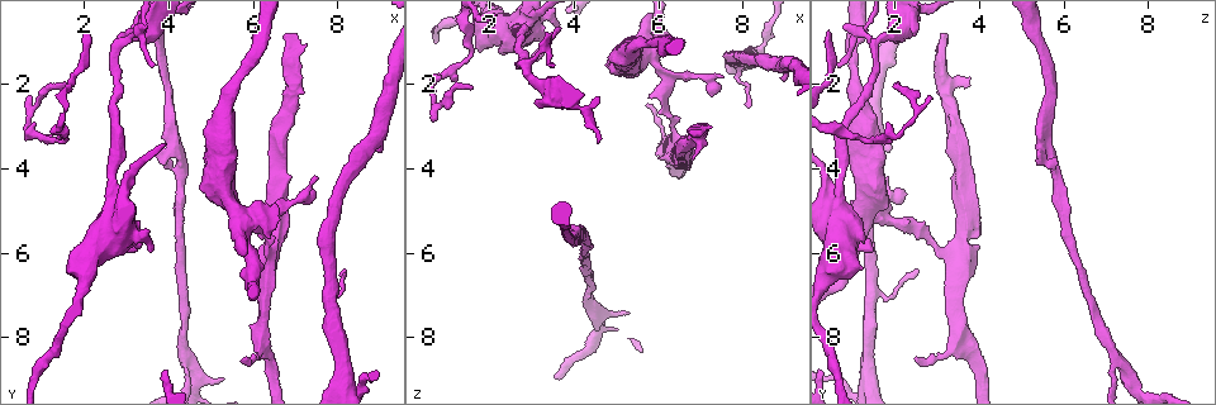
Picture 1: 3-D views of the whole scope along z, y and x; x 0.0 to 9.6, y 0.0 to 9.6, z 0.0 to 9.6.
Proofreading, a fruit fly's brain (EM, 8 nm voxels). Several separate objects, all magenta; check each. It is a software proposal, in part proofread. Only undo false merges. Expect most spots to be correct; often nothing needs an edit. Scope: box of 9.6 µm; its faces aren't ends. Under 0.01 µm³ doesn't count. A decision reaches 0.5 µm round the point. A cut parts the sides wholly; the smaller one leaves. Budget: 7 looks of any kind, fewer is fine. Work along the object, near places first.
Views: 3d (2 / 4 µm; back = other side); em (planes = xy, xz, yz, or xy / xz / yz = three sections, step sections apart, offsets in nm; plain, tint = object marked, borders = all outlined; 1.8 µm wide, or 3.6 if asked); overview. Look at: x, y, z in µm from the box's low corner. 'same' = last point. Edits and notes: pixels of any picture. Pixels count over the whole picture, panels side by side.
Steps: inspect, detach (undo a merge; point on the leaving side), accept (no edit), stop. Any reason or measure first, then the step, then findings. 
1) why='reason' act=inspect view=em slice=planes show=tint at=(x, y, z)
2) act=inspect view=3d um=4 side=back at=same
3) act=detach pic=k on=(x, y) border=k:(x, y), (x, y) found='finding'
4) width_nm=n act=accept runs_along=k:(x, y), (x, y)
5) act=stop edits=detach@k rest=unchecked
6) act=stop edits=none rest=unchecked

why='thick turns thin' act=inspect view=3d um=2 side=back at=(5.80, 5.15, 1.30)

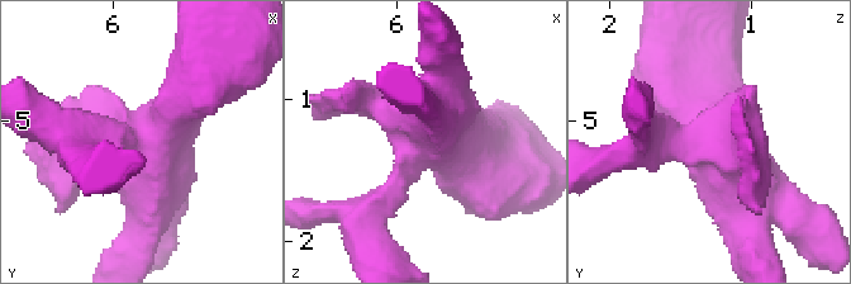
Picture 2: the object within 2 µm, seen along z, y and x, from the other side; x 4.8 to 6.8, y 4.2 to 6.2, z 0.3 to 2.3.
why='need the tissue' act=inspect view=em slice=planes show=borders at=(5.74, 5.18, 1.26)

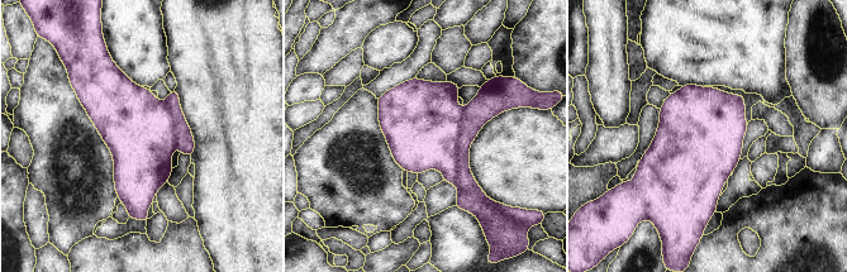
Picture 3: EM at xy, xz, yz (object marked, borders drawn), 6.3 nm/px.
act=detach pic=3 on=(184, 138) part_leaving=3:(484, 89), (464, 141), (460, 203) found='two neurons meet here'

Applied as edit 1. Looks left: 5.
why='redraw' act=inspect view=overview

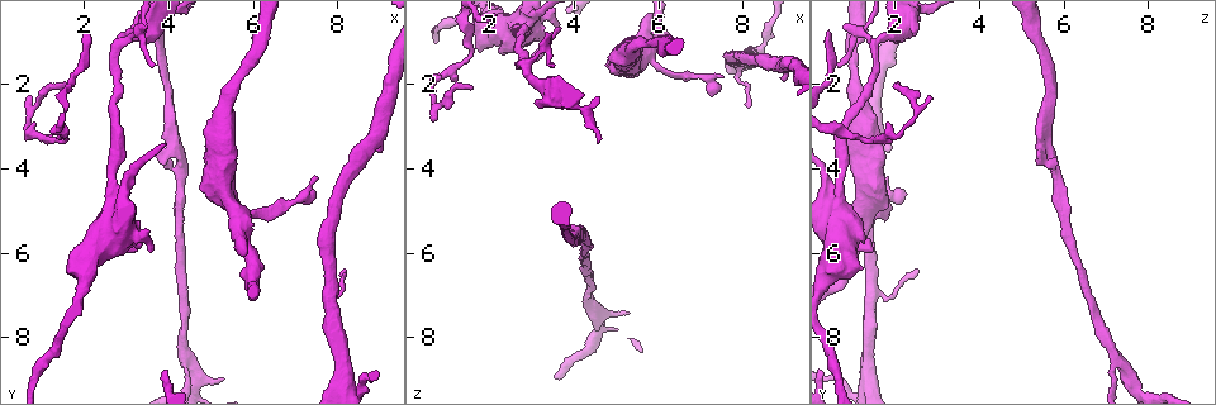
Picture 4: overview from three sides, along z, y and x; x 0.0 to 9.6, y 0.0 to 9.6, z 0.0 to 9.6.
act=inspect view=3d um=4 at=(2.75, 4.90, 0.70)

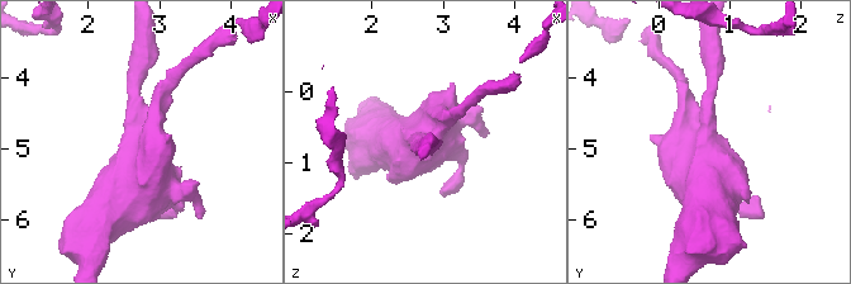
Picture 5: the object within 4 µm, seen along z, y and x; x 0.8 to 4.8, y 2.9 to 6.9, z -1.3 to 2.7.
why='shape alone is not enough' act=inspect view=em um=3.6 slice=planes show=tint at=(2.70, 4.95, 0.70)

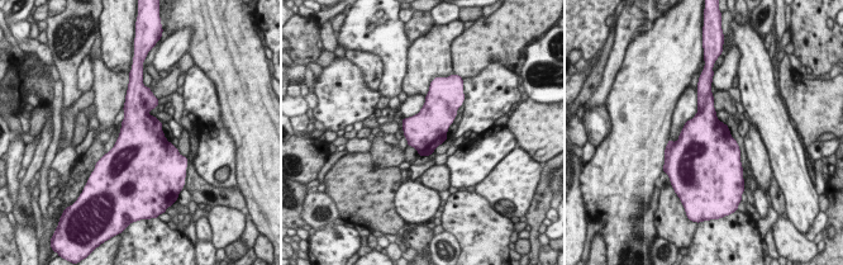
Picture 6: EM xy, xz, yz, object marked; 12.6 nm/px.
act=accept found='all the same neuron'

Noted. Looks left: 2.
act=stop edits=detach@3 rest=unchecked

